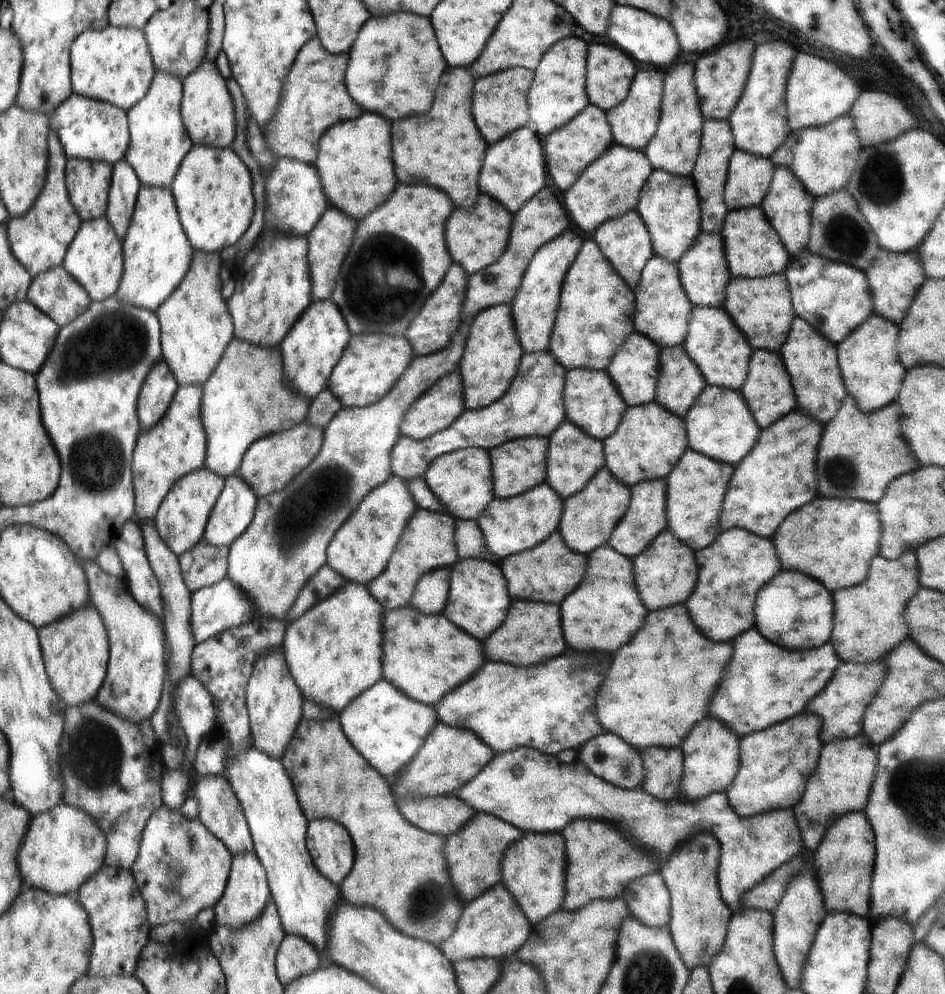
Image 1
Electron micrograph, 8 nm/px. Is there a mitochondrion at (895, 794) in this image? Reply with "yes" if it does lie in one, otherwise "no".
yes

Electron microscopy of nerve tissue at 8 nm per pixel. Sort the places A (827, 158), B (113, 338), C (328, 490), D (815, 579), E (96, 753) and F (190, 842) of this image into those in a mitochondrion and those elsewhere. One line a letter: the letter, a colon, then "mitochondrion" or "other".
A: other
B: mitochondrion
C: mitochondrion
D: other
E: mitochondrion
F: mitochondrion

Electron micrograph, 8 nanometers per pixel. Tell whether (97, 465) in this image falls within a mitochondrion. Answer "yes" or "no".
yes

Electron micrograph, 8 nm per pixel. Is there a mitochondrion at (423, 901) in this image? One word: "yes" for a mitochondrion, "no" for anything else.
yes

